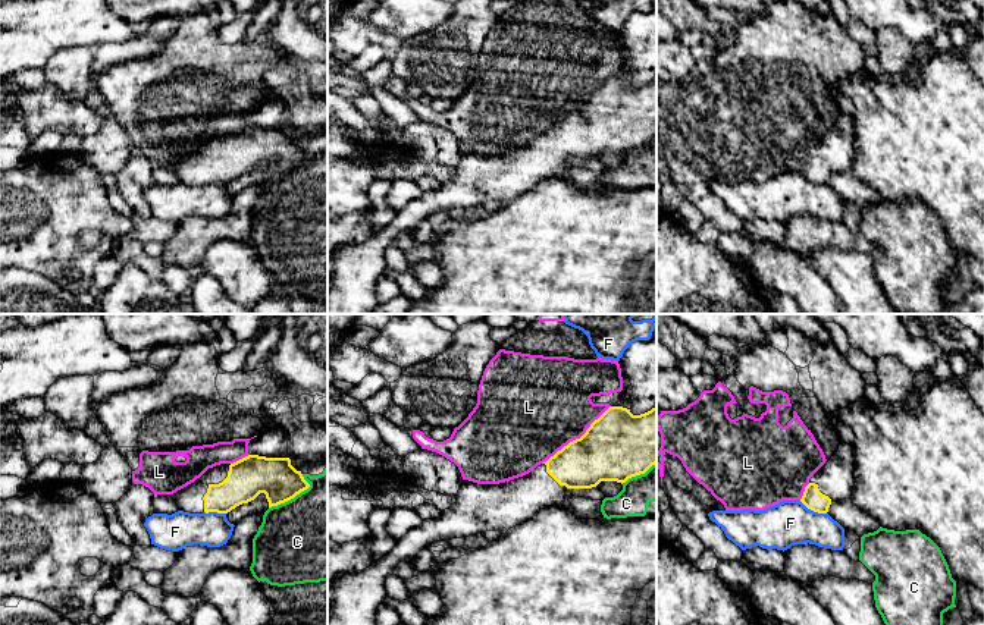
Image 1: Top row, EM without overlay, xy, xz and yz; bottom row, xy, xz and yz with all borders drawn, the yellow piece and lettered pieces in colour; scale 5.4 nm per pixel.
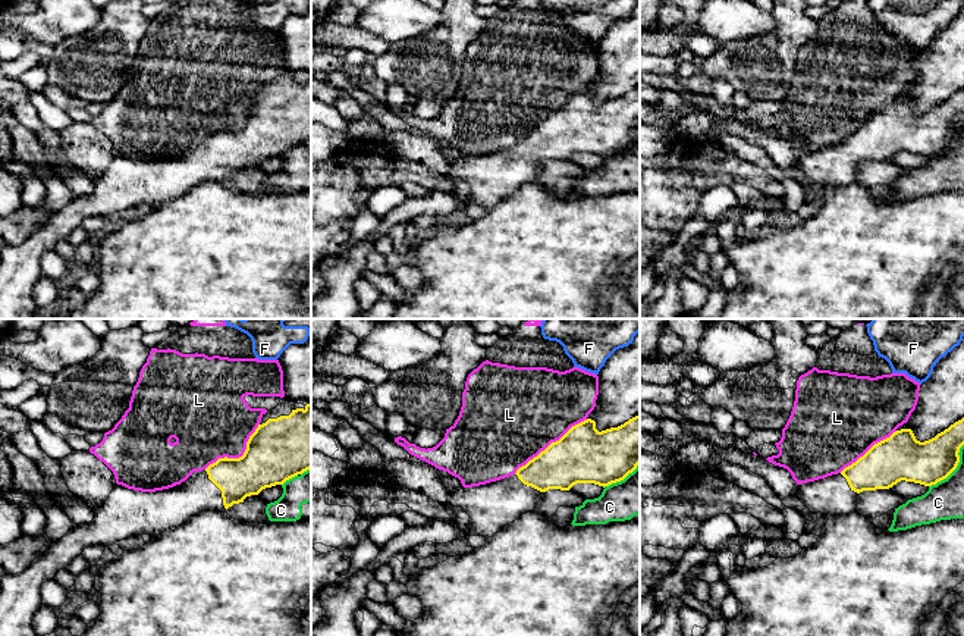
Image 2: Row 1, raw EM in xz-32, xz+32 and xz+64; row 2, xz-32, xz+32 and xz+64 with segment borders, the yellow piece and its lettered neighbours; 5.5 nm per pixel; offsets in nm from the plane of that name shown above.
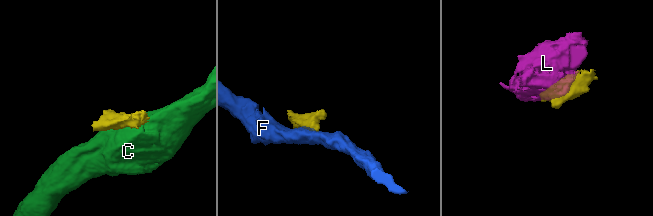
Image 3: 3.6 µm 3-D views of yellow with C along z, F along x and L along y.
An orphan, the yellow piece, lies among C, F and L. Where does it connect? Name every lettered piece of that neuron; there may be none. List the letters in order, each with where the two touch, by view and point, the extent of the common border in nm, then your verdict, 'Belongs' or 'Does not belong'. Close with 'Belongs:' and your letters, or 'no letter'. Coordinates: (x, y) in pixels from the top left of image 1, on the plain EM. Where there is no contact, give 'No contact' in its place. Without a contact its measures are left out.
C: Touches yellow at xy (294, 167). Shared border 260 nm. Does not belong
F: Touches yellow at yz (812, 181). Shared border 170 nm. Does not belong
L: Touches yellow at xz (576, 110). Shared border 500 nm. Does not belong
Belongs: no letter

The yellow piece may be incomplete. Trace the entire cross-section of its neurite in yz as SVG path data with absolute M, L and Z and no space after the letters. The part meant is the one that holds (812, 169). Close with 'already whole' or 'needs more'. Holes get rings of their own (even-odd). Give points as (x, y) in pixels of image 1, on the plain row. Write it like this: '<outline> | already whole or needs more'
M840 114L834 126L809 150L800 173L814 183L827 185L833 173L850 170L855 151L853 119Z | needs more

